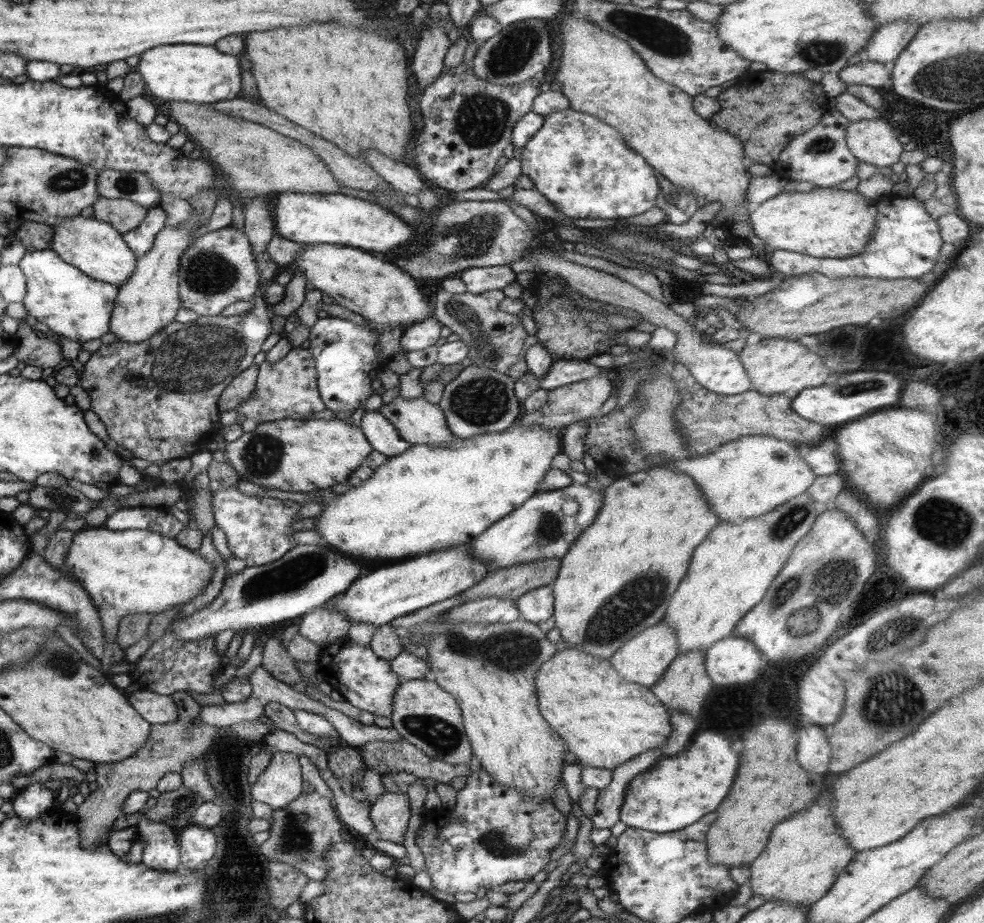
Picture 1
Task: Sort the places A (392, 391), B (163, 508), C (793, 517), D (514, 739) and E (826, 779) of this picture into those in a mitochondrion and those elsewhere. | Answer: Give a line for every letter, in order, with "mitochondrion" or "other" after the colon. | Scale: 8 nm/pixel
A: other
B: other
C: mitochondrion
D: other
E: other

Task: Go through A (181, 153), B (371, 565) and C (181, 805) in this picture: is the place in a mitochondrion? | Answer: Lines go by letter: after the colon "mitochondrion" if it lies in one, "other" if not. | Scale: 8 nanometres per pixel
A: other
B: other
C: mitochondrion

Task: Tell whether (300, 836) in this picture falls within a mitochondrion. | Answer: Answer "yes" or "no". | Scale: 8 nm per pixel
yes

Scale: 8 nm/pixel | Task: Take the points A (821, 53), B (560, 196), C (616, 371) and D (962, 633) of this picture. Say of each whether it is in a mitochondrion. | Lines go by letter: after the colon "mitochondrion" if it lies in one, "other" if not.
A: mitochondrion
B: other
C: other
D: other

